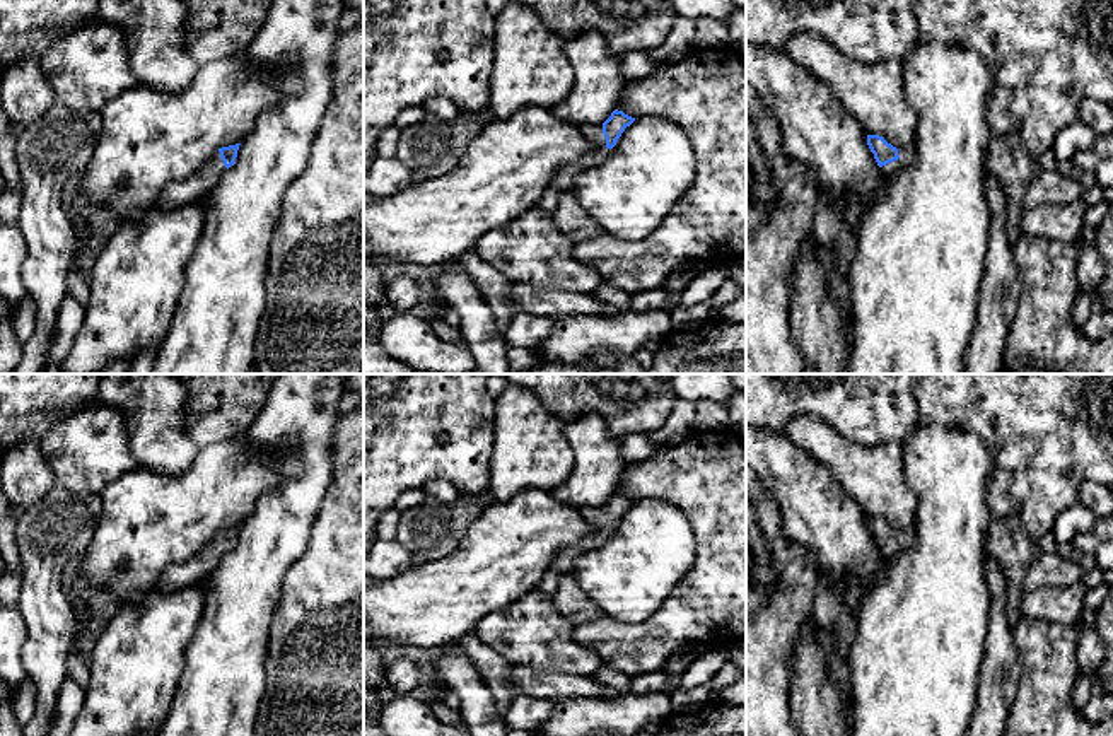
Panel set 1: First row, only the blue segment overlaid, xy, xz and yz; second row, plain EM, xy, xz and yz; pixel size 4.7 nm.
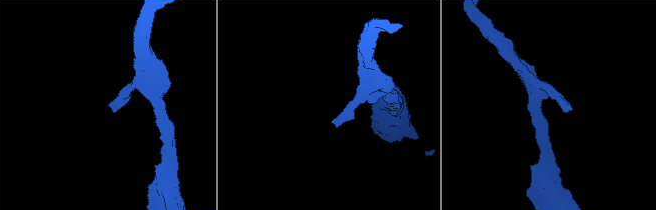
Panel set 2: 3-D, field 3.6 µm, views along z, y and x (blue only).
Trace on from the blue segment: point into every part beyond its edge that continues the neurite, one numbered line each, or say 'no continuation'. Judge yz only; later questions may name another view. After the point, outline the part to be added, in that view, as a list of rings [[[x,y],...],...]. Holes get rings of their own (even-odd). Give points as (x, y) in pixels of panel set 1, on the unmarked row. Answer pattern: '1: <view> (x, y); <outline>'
1: yz (890, 552); [[[901,541],[883,548],[883,550],[881,550],[883,560],[891,560],[891,558],[894,558],[901,550],[903,550],[903,543],[901,543]]]

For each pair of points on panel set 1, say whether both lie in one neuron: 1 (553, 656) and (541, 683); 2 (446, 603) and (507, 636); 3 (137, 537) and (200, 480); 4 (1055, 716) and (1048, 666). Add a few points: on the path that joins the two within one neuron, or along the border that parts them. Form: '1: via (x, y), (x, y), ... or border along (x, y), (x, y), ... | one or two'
1: border along (509, 663), (588, 677) | two
2: border along (516, 601), (487, 613), (472, 630) | two
3: via (154, 525), (163, 521), (186, 497) | one
4: via (1048, 704), (1048, 678) | one

